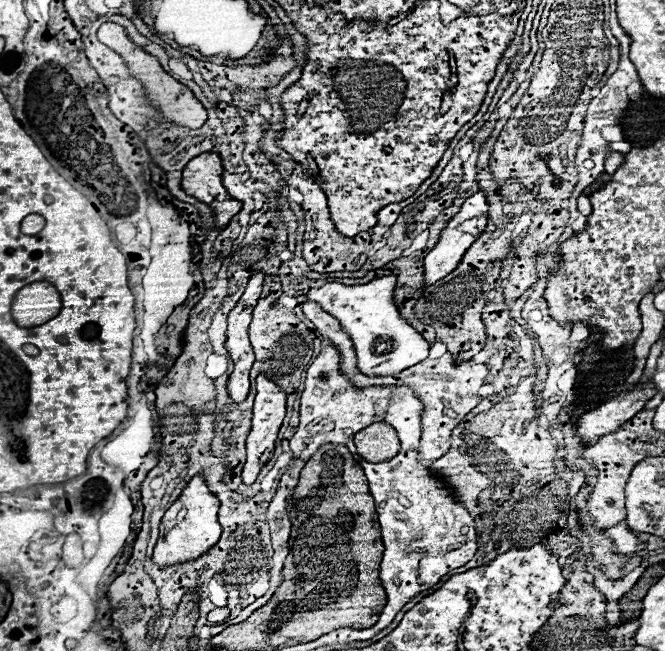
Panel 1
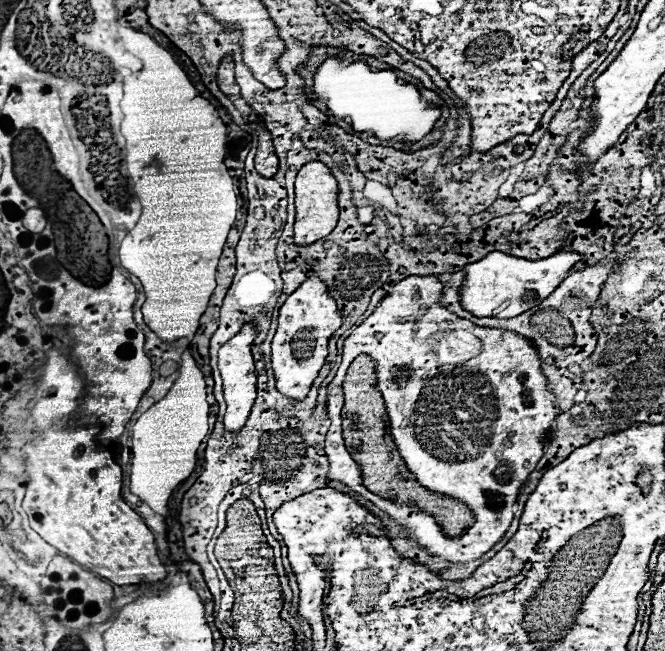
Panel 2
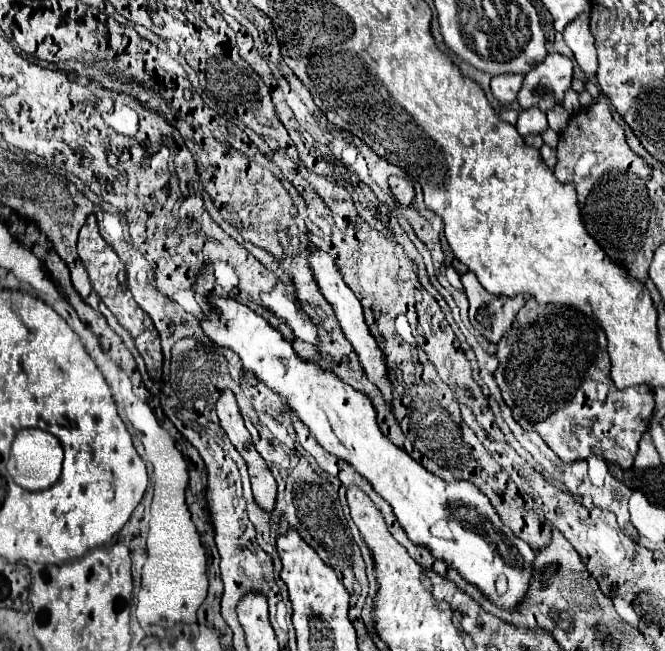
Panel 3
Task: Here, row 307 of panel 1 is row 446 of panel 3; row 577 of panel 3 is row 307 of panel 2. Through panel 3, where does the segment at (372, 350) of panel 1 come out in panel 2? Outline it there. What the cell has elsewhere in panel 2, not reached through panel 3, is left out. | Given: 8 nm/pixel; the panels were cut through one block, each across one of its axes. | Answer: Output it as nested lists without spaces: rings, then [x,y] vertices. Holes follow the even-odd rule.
[[[490,252],[482,260],[464,266],[466,276],[460,286],[460,304],[478,318],[514,318],[516,314],[538,306],[548,294],[552,294],[578,260],[580,254],[576,252],[556,252],[542,260],[524,260],[504,252]],[[504,302],[508,302],[508,306],[498,310]]]

